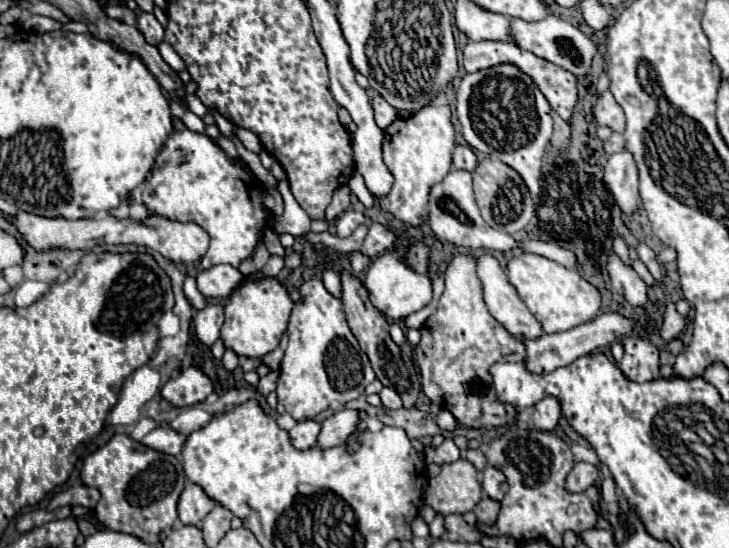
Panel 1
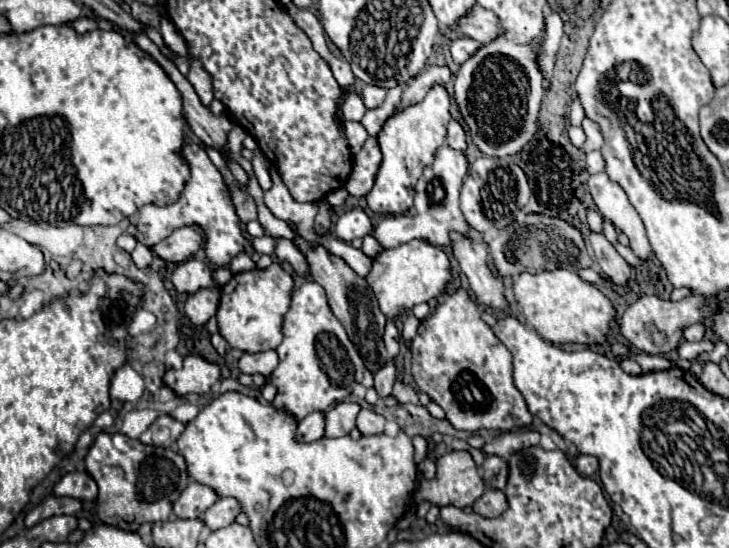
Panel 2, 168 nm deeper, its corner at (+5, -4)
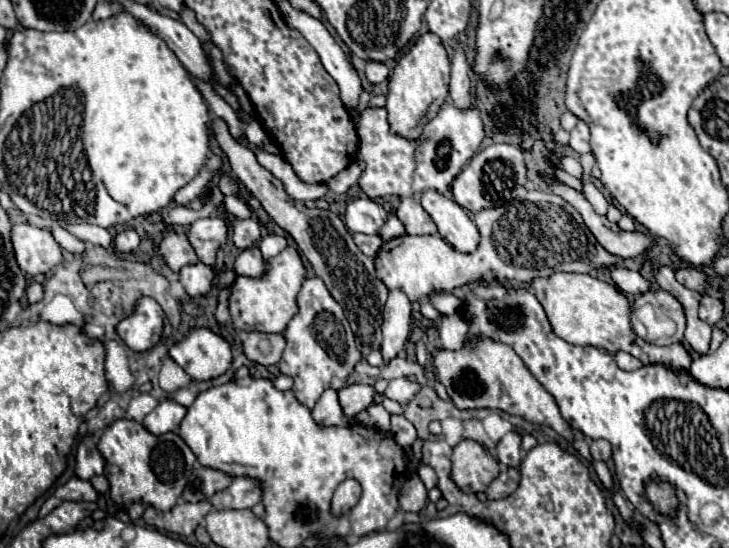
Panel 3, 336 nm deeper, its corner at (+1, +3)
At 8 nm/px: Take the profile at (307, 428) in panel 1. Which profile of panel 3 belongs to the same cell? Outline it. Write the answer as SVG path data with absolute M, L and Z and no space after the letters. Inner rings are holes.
M325 389L323 391L323 395L319 397L317 405L313 407L313 419L319 425L339 425L339 427L349 425L349 419L341 411L341 405L339 405L335 389Z

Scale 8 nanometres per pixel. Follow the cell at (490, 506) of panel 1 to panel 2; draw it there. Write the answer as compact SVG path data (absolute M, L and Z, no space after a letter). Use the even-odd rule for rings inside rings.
M487 488L485 494L473 504L473 512L477 512L483 518L497 518L507 510L507 500L501 490Z

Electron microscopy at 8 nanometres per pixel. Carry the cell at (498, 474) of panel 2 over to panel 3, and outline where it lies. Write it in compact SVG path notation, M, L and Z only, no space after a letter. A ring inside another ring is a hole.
M509 431L499 443L497 443L497 459L505 467L519 467L521 463L521 435L517 431Z

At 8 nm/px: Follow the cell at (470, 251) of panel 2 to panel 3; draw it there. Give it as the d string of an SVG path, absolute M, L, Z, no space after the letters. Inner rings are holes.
M425 191L421 195L421 207L435 221L441 237L449 241L455 249L469 253L477 249L479 231L467 211L459 207L449 195L441 195L437 191Z

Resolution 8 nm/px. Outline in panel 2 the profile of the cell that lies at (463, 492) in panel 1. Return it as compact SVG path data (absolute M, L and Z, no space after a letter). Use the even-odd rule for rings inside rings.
M447 452L441 458L437 458L437 474L431 480L421 480L415 490L415 504L429 502L431 506L443 508L443 506L457 506L457 508L469 508L485 490L485 484L481 476L477 474L477 466L473 458L467 452Z

